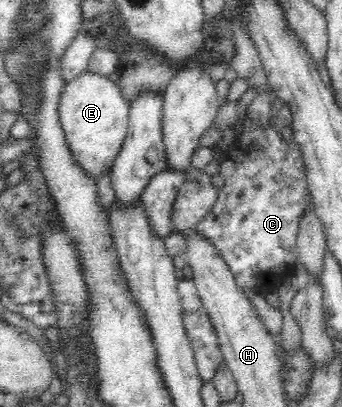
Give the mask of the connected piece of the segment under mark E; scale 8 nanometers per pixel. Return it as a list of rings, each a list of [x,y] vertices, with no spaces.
[[[87,70],[65,83],[57,111],[73,159],[87,176],[97,179],[104,170],[111,170],[129,124],[129,104],[116,82],[111,82],[105,74]]]

